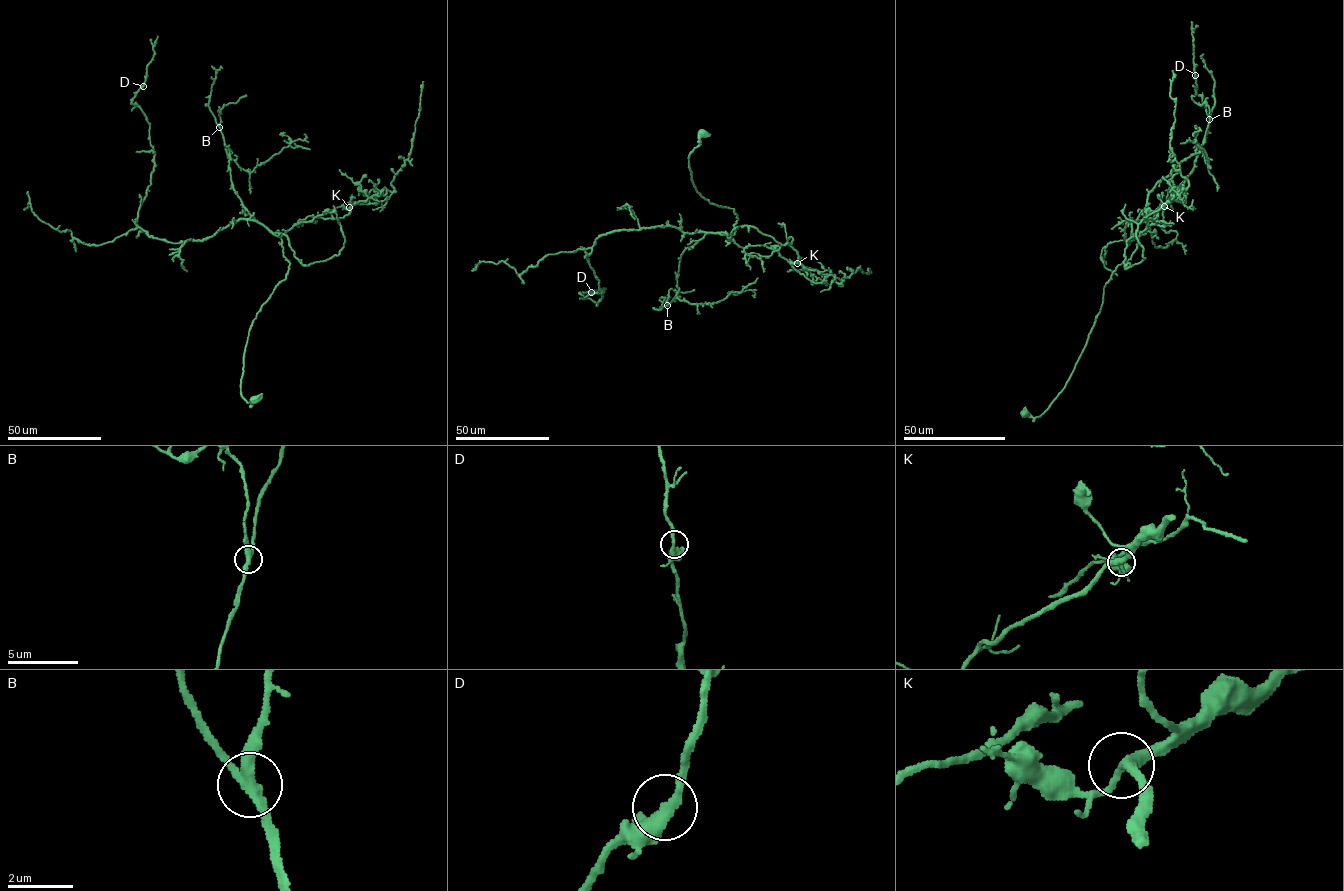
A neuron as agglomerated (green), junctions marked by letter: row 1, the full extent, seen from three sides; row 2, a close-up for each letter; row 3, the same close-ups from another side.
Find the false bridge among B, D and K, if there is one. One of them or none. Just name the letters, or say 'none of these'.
none of these

